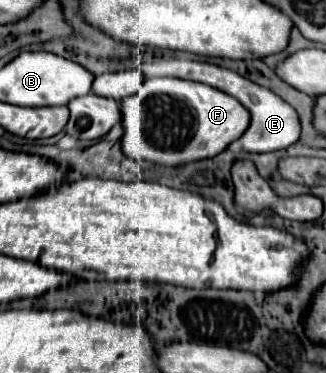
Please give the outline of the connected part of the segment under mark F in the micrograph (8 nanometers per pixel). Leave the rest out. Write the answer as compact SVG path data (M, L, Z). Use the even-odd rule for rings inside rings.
M172 77L146 79L136 95L122 99L120 109L122 109L122 127L124 127L122 151L136 161L150 161L166 167L216 157L232 141L240 139L240 135L248 129L248 119L250 119L248 109L244 109L242 103L236 103L236 99L232 99L230 95L224 95L222 91L216 91L214 87L204 83L172 79Z

